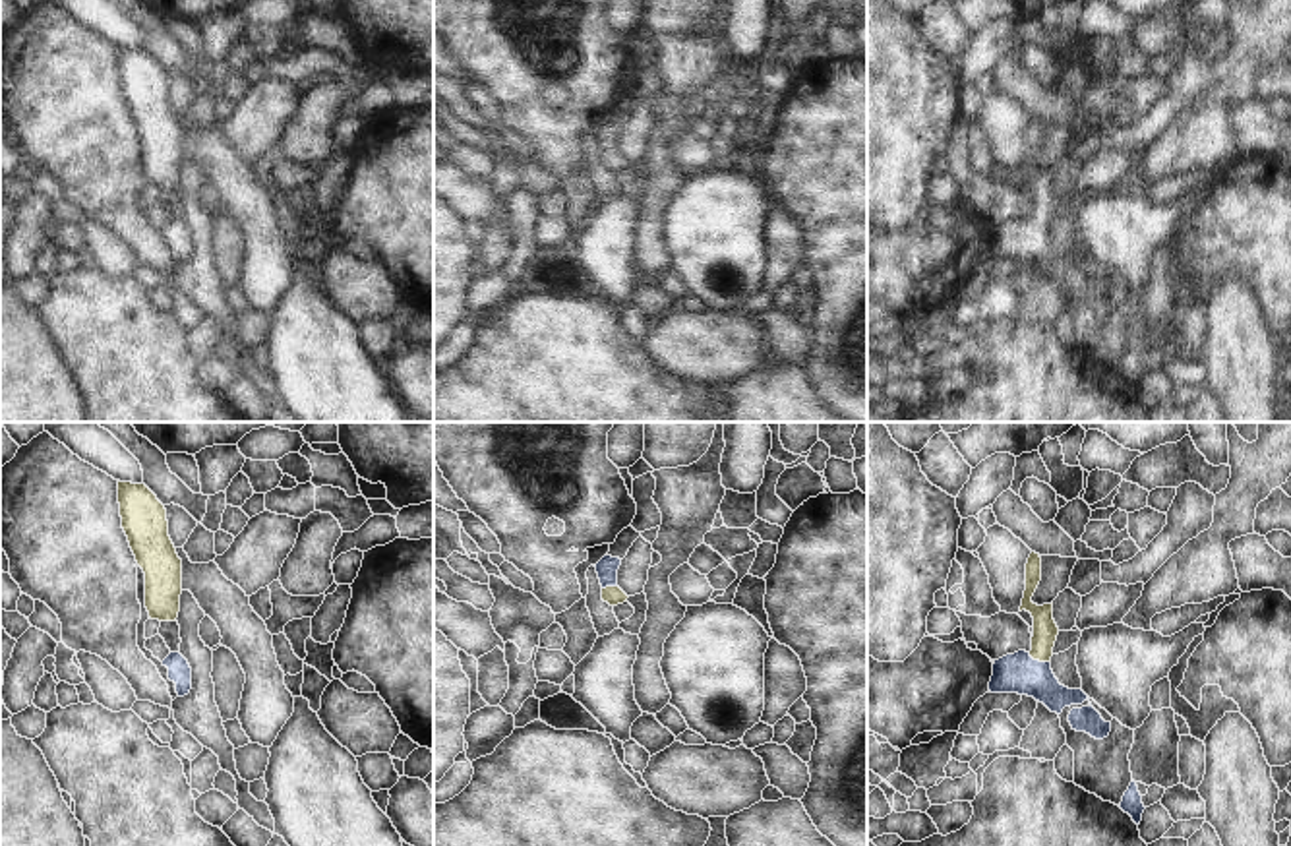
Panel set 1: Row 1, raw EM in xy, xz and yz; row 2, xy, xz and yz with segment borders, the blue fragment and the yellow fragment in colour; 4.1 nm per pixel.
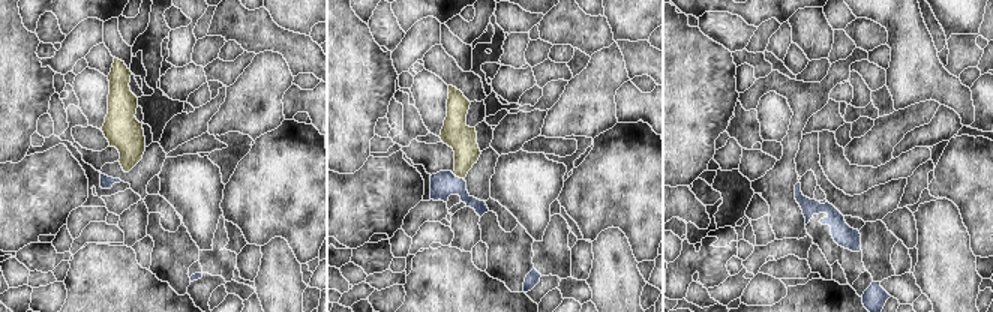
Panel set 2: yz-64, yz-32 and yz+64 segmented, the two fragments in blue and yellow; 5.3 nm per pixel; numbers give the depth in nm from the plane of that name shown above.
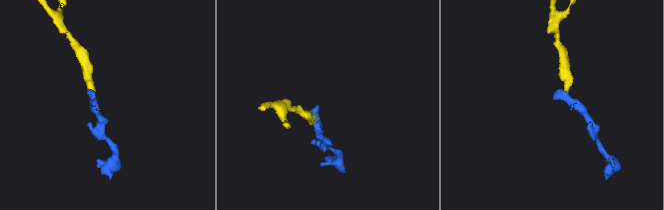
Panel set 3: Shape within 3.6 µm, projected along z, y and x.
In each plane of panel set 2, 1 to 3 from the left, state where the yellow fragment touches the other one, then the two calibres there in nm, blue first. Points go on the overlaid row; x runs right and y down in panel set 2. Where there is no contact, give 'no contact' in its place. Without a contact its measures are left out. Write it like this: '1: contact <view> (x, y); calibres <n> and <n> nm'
1: no contact
2: contact yz-32 (458, 177); calibres 140 and 150 nm
3: no contact

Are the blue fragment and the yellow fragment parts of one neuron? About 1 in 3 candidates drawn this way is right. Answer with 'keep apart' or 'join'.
join

